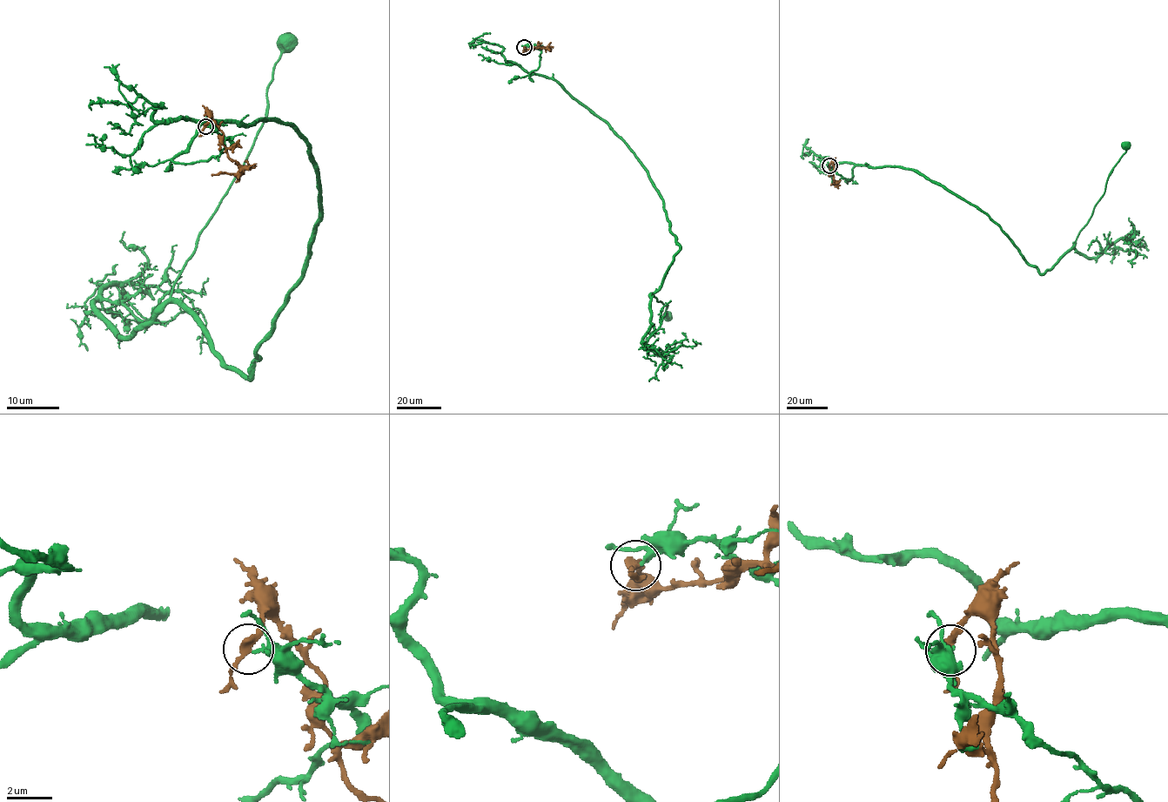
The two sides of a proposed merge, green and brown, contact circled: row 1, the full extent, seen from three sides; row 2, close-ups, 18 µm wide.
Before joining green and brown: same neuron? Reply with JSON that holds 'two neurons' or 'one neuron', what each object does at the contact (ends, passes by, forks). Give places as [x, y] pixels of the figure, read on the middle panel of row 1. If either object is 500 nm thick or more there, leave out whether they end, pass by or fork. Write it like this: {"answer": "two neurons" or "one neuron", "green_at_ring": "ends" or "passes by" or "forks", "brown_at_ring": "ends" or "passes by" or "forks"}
{"answer": "two neurons", "green_at_ring": "passes by", "brown_at_ring": "passes by"}

